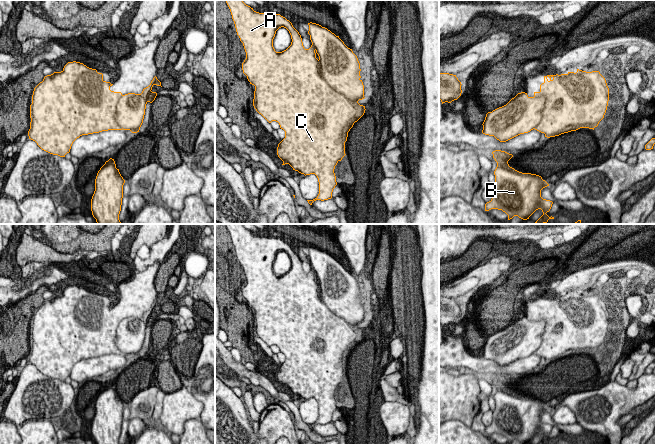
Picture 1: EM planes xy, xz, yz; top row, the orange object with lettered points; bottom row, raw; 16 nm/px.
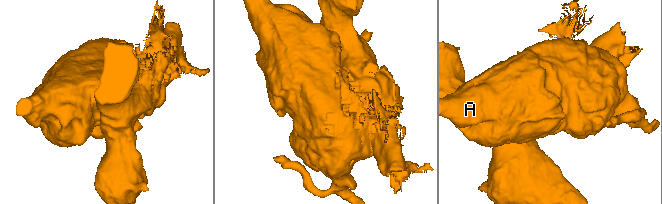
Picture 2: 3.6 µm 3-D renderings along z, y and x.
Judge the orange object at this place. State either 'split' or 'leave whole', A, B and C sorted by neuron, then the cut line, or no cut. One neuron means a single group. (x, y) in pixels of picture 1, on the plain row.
split | A C / B | xz (318, 284), (320, 299), (326, 306), (356, 332), (364, 334)

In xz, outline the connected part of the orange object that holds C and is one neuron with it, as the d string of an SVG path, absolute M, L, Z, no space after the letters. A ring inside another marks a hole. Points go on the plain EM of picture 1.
M226 224L226 227L246 276L243 297L255 310L253 330L269 347L276 345L285 355L285 362L277 371L282 389L289 388L305 400L317 400L319 418L315 423L307 424L310 429L316 424L331 423L337 409L335 390L346 379L348 356L365 334L356 333L344 319L329 310L321 300L314 270L304 272L301 259L289 244L280 238L256 236L242 224ZM281 251L289 255L292 266L286 274L276 276L273 263Z

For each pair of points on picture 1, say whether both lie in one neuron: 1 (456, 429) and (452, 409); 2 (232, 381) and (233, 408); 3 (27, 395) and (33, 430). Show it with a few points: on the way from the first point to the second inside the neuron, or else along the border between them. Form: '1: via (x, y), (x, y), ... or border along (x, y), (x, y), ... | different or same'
1: border along (449, 419), (459, 419), (470, 427) | different
2: border along (225, 383), (231, 389) | different
3: border along (31, 419), (26, 419), (21, 424) | different

